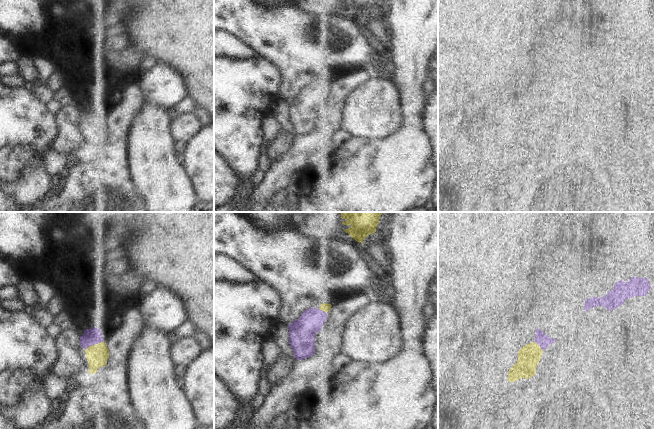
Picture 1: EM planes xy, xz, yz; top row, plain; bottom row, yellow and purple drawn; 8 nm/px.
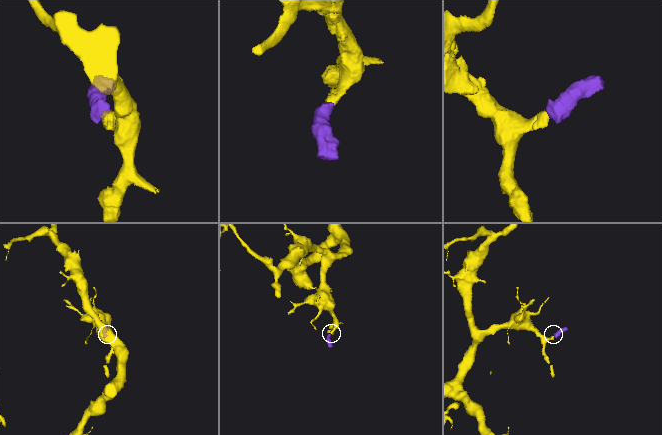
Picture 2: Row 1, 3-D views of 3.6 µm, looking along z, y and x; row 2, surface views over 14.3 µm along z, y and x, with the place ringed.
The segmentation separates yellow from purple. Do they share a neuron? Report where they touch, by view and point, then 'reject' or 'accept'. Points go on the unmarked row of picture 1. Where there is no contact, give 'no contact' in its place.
xy (93, 121) | accept

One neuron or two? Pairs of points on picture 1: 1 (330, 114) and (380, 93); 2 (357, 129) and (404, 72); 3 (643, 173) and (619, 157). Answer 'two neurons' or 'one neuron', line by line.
1: two neurons
2: two neurons
3: one neuron

